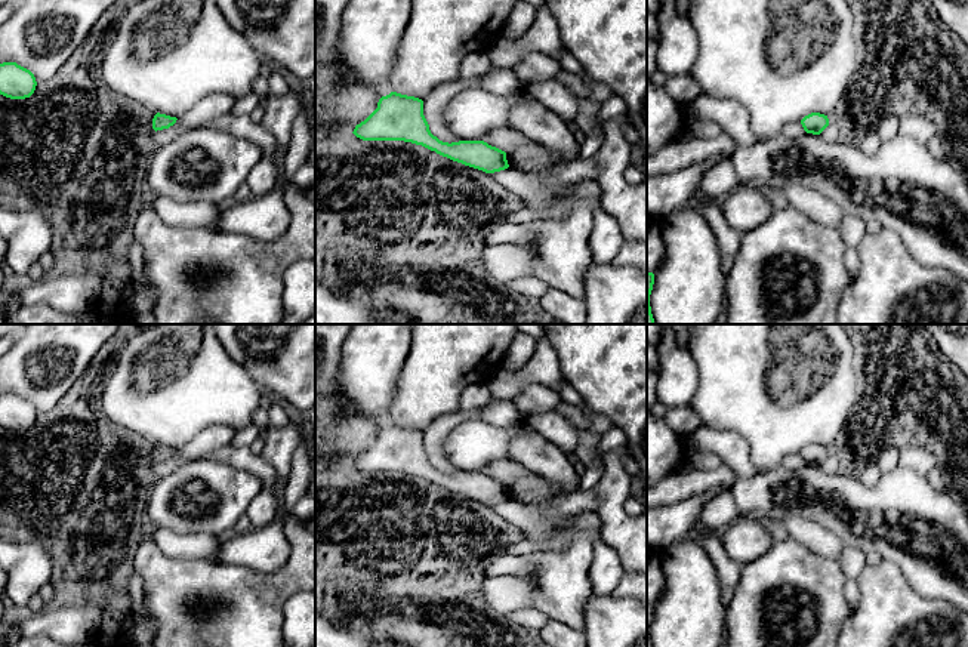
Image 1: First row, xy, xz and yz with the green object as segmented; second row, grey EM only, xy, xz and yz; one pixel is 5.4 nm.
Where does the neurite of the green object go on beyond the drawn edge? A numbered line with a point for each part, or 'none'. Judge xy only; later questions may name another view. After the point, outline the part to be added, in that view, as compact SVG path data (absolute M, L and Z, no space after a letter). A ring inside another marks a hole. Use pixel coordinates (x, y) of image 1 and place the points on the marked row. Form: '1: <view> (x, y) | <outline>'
none

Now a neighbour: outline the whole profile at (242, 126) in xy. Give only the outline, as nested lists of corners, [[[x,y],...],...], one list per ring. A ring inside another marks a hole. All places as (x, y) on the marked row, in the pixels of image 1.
[[[226,113],[213,118],[209,123],[209,127],[223,130],[226,133],[244,138],[256,144],[262,148],[263,155],[269,158],[272,158],[272,155],[280,148],[274,136],[261,123],[253,123],[246,115],[235,115],[232,113]]]

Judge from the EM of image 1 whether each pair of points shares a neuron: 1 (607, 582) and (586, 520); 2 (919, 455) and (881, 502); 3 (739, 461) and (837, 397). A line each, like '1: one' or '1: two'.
1: one
2: two
3: two

